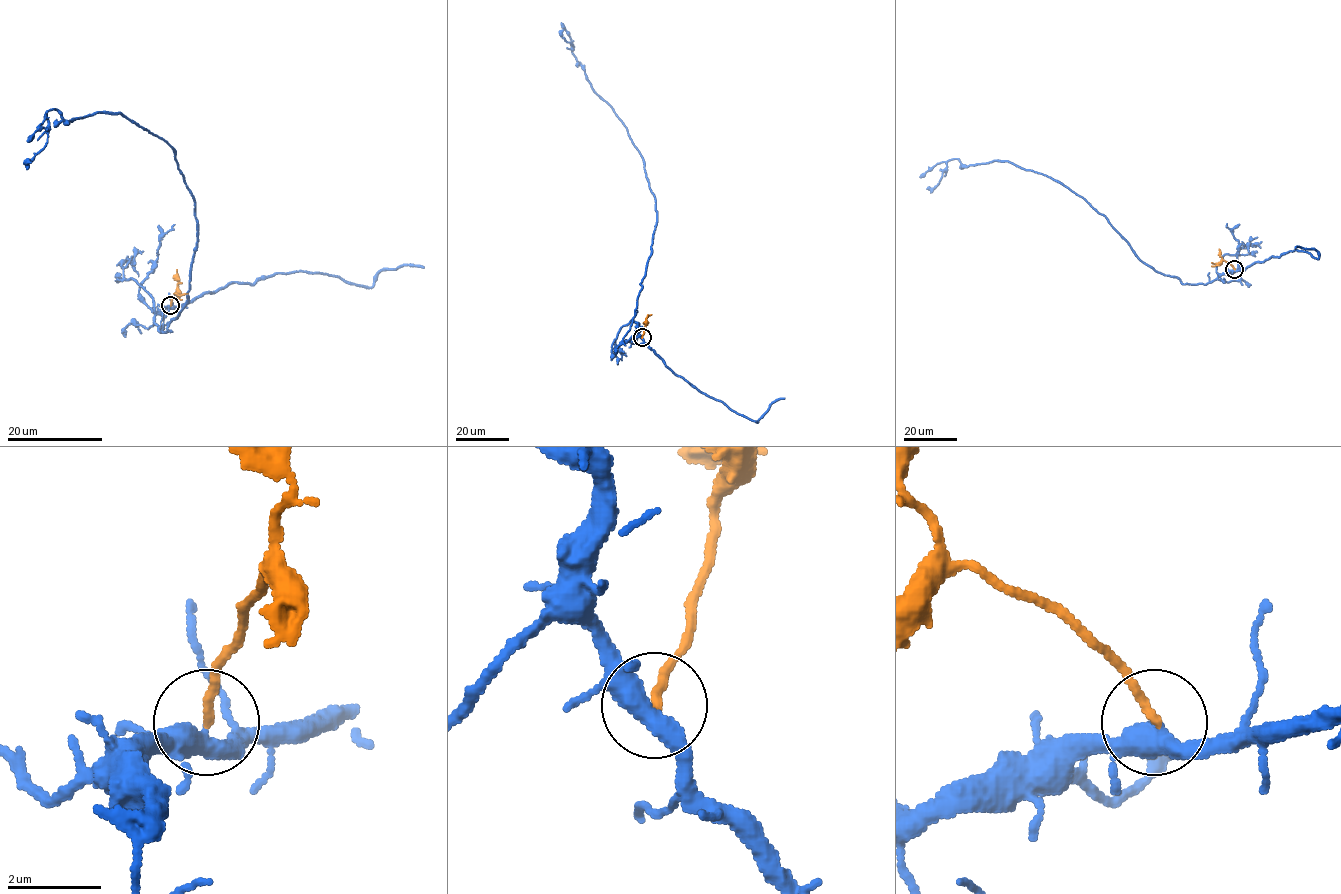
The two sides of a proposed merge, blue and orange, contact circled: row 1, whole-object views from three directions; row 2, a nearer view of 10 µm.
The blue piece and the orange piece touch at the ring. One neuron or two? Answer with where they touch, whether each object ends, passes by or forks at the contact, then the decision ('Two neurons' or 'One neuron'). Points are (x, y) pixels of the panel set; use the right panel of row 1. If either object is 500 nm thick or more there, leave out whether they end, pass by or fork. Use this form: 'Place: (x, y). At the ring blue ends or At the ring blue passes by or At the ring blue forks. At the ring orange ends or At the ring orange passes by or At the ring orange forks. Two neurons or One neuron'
Place: (1234, 269). At the ring blue passes by. At the ring orange ends. One neuron

